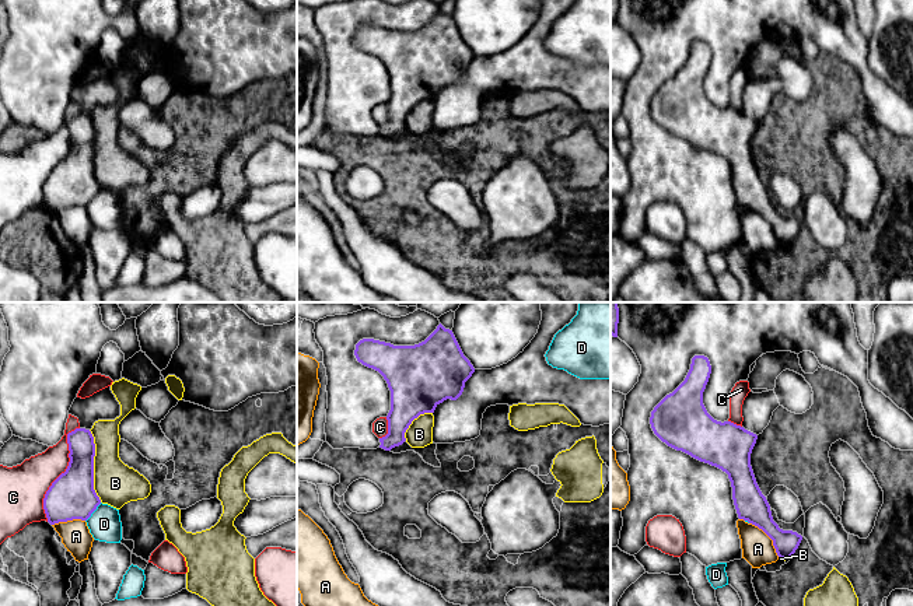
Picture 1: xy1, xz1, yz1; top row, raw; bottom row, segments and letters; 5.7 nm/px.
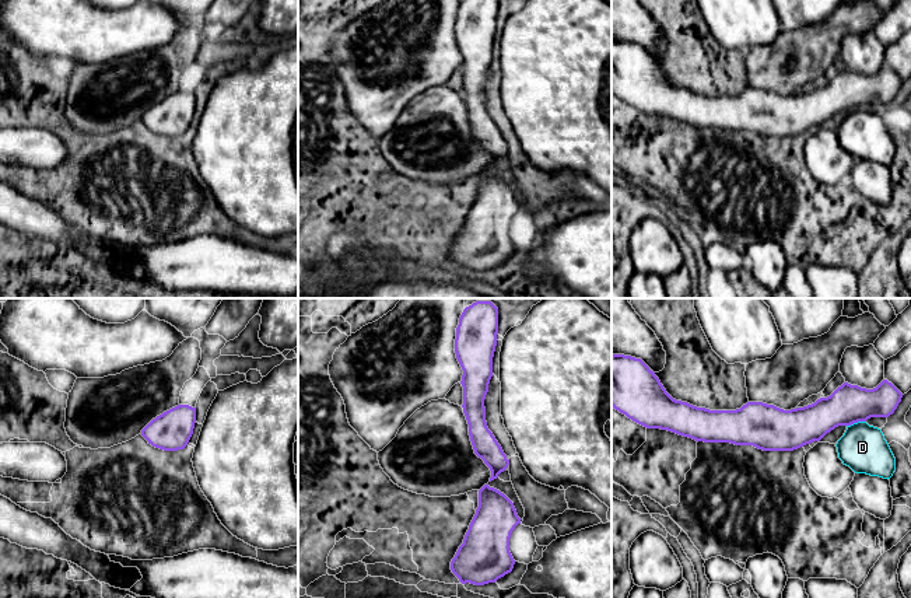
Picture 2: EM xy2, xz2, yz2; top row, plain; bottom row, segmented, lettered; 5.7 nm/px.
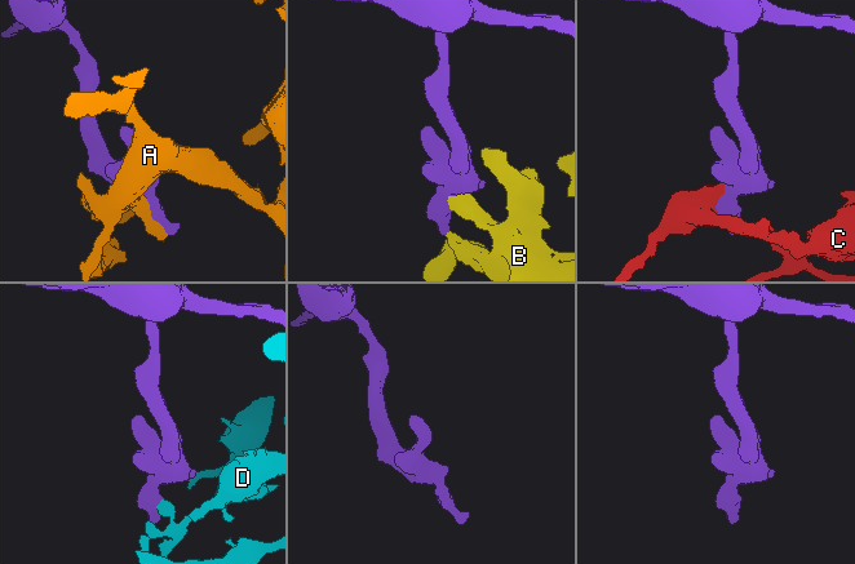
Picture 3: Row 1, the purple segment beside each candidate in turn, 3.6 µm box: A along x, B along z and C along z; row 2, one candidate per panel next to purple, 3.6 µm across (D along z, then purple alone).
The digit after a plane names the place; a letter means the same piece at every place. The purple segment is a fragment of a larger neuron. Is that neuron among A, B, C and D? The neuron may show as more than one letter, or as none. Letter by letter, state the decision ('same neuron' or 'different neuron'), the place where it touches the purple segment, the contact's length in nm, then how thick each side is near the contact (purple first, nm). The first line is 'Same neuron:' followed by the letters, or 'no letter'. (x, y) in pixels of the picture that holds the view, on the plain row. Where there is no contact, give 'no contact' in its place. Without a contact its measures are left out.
Same neuron: no letter
A: different neuron; contact yz1 (769, 223); length 260 nm; calibres 180 and 180 nm
B: different neuron; contact xy1 (93, 153); length 420 nm; calibres 260 and 240 nm
C: different neuron; contact xy1 (65, 158); length 550 nm; calibres 260 and 260 nm
D: different neuron; contact yz2 (855, 108); length 120 nm; calibres 220 and 260 nm

